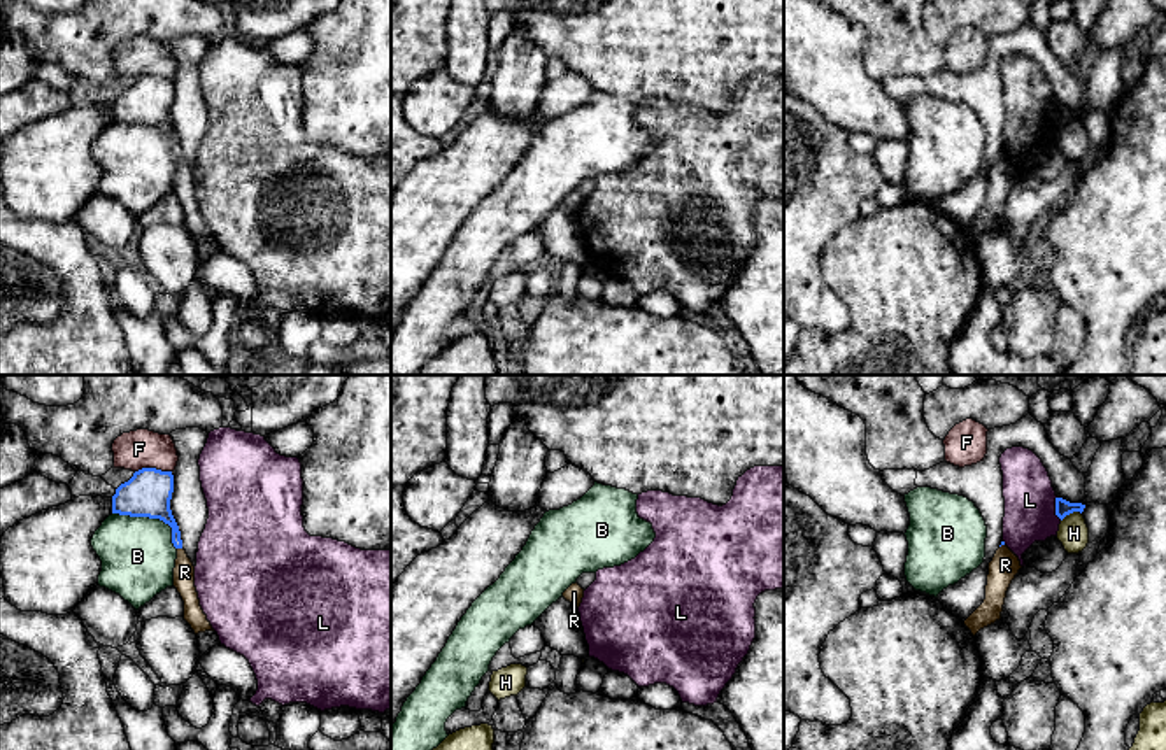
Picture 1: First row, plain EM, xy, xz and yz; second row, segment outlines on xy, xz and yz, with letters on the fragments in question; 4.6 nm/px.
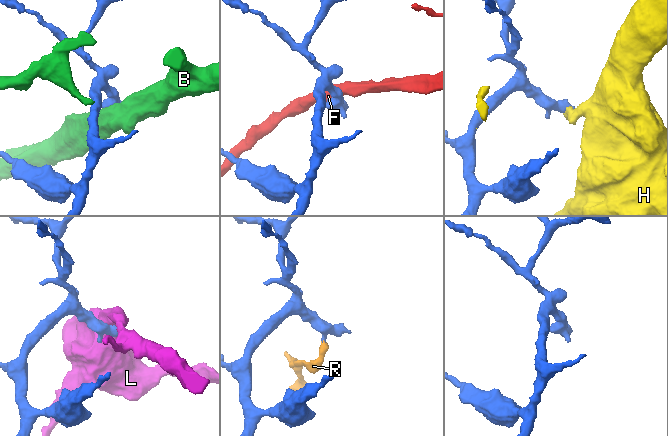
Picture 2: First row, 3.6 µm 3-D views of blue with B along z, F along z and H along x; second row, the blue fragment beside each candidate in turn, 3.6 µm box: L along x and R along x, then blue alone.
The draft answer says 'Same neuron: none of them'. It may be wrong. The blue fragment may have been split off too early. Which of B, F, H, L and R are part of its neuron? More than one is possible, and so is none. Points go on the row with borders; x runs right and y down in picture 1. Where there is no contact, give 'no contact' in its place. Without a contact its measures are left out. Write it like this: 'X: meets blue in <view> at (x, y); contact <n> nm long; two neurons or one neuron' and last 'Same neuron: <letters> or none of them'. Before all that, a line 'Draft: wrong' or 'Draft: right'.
Draft: wrong
B: meets blue in xy at (153, 517); contact 340 nm long; two neurons
F: meets blue in xy at (153, 468); contact 170 nm long; two neurons
H: meets blue in yz at (1070, 512); contact 100 nm long; two neurons
L: meets blue in yz at (1056, 509); contact 110 nm long; two neurons
R: meets blue in xy at (179, 547); contact 30 nm long; one neuron
Same neuron: R

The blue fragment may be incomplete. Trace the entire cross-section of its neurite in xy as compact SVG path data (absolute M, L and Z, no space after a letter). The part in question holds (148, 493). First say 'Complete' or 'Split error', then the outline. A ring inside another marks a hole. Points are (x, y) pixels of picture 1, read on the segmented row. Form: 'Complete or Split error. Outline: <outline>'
Split error. Outline: M142 468L116 489L112 496L112 513L160 519L172 527L172 543L177 548L174 587L184 601L184 620L195 634L214 631L200 606L195 587L195 566L182 548L181 531L170 510L172 492L172 471Z

